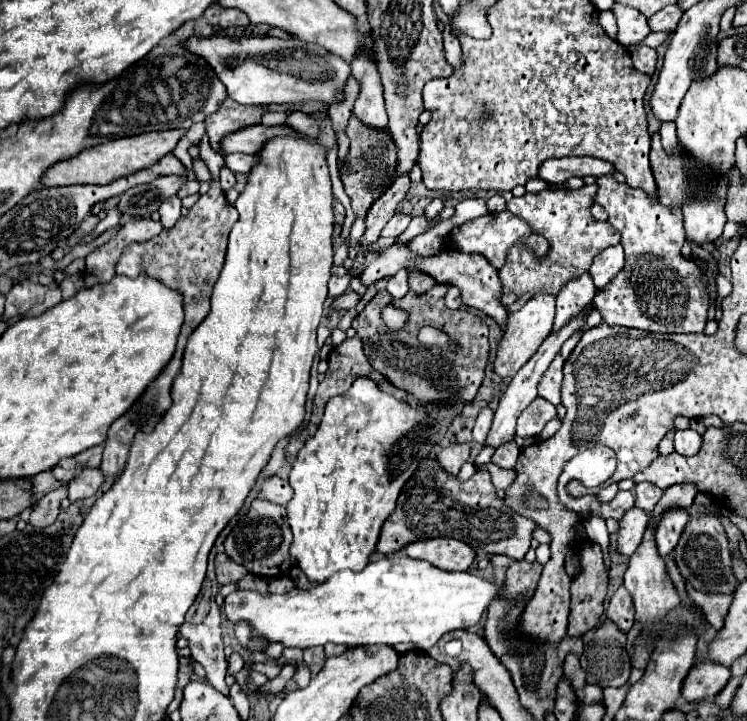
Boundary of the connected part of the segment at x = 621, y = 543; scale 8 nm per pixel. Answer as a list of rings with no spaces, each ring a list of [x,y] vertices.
[[[630,508],[624,514],[624,518],[620,520],[620,530],[616,534],[616,552],[618,554],[622,556],[634,554],[634,550],[642,542],[646,522],[648,522],[648,516],[638,508]]]

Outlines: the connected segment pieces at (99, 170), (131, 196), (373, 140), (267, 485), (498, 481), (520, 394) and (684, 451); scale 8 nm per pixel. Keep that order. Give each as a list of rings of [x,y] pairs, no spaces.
[[[168,130],[168,132],[144,132],[138,136],[124,136],[118,140],[104,142],[102,146],[94,146],[90,150],[82,150],[70,160],[56,162],[42,176],[44,186],[70,186],[70,184],[110,184],[116,178],[134,174],[142,168],[150,168],[164,154],[172,152],[176,142],[182,138],[184,130]]]
[[[162,176],[150,184],[138,184],[122,194],[118,210],[132,218],[150,218],[162,200],[174,196],[186,184],[186,180],[186,176]]]
[[[356,116],[350,118],[348,126],[346,126],[346,134],[352,142],[352,150],[350,150],[350,174],[342,174],[342,182],[344,182],[344,190],[352,200],[352,212],[358,218],[366,218],[368,208],[372,206],[372,202],[386,190],[386,184],[392,184],[394,178],[394,164],[396,164],[396,148],[394,142],[388,134],[388,130],[374,130],[364,126]]]
[[[270,476],[264,484],[262,484],[262,496],[274,504],[282,504],[286,506],[292,498],[292,488],[286,480],[278,478],[278,476]]]
[[[486,464],[484,468],[492,474],[492,482],[498,490],[506,490],[508,486],[512,486],[512,482],[516,478],[514,470],[502,470],[502,468],[494,466],[494,464]]]
[[[588,306],[586,310],[582,310],[568,326],[564,326],[558,334],[550,334],[548,338],[546,338],[546,342],[542,342],[542,346],[538,348],[538,352],[526,362],[526,366],[522,366],[522,370],[518,370],[518,374],[512,378],[512,382],[510,382],[510,386],[506,388],[506,392],[500,396],[500,402],[498,402],[498,410],[496,410],[496,414],[494,414],[494,422],[492,422],[492,428],[490,428],[490,434],[486,436],[486,442],[484,442],[484,446],[490,446],[490,448],[498,448],[498,446],[502,446],[502,444],[506,444],[506,442],[514,442],[514,426],[516,426],[516,418],[520,416],[520,412],[536,398],[536,386],[538,386],[538,382],[540,382],[540,378],[542,378],[542,374],[546,372],[546,368],[548,368],[548,364],[552,362],[552,358],[556,356],[556,352],[562,348],[562,344],[580,328],[580,326],[584,326],[586,324],[586,314],[592,310],[592,306]]]
[[[676,430],[674,446],[676,446],[678,454],[694,456],[694,454],[698,454],[698,448],[702,446],[702,436],[696,430]]]

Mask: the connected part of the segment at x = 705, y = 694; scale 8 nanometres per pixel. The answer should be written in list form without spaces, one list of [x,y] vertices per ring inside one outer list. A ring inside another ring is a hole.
[[[696,662],[682,686],[682,698],[686,702],[698,702],[704,698],[714,698],[728,684],[730,670],[714,662]]]

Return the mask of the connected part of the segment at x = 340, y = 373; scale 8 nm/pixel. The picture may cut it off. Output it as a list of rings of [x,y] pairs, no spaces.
[[[354,336],[354,338],[346,338],[340,346],[336,346],[336,348],[332,348],[330,350],[330,354],[328,354],[328,370],[326,370],[326,376],[324,376],[324,380],[318,384],[318,392],[316,392],[316,396],[314,396],[314,404],[312,404],[312,416],[310,416],[310,422],[308,422],[308,426],[304,428],[304,430],[300,430],[296,436],[292,436],[292,440],[290,440],[290,444],[286,446],[286,456],[292,460],[296,454],[298,454],[298,450],[304,446],[304,442],[316,432],[316,428],[318,428],[318,424],[320,424],[320,418],[322,418],[322,410],[324,410],[324,406],[326,406],[326,402],[330,400],[330,398],[334,398],[338,392],[346,392],[348,388],[350,388],[350,384],[352,384],[352,376],[366,376],[366,378],[370,378],[370,380],[374,380],[376,384],[378,384],[378,388],[380,390],[384,390],[384,392],[390,392],[392,396],[396,396],[400,402],[406,402],[406,404],[412,404],[412,398],[410,398],[410,394],[406,394],[404,390],[398,390],[398,388],[394,388],[384,376],[380,376],[372,366],[370,366],[370,362],[368,362],[368,358],[364,356],[364,350],[362,350],[362,340],[358,338],[358,336]]]

